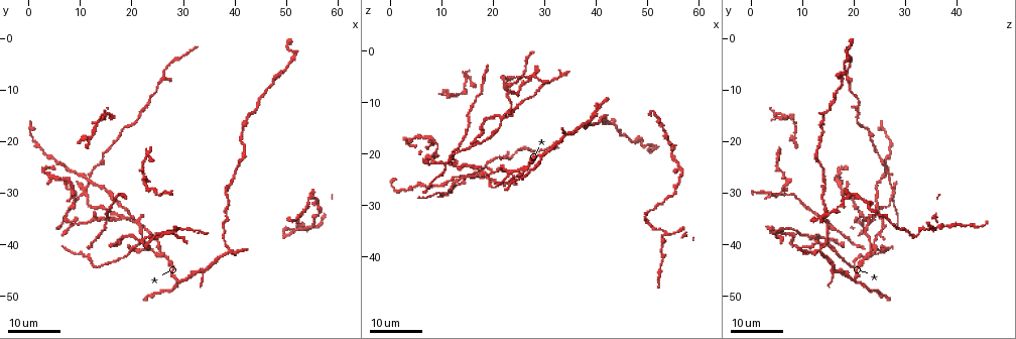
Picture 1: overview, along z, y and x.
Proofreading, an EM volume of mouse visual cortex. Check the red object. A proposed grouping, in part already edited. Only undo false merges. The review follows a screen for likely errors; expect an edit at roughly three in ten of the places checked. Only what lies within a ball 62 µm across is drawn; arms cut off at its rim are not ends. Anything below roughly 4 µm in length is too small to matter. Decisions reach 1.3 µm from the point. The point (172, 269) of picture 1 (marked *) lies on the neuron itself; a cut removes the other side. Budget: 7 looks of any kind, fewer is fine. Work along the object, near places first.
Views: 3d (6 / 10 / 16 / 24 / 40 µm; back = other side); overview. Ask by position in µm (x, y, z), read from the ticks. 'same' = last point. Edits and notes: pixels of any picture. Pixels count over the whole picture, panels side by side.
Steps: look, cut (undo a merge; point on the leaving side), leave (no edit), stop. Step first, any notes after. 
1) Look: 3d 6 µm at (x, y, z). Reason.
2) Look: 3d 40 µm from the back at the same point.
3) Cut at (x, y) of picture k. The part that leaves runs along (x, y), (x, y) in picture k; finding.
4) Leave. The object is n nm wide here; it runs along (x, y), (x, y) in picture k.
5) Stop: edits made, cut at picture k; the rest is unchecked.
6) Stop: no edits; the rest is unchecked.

Look: 3d 24 µm at (20.0, 35.5, 23.0). Side arm on a straight run.

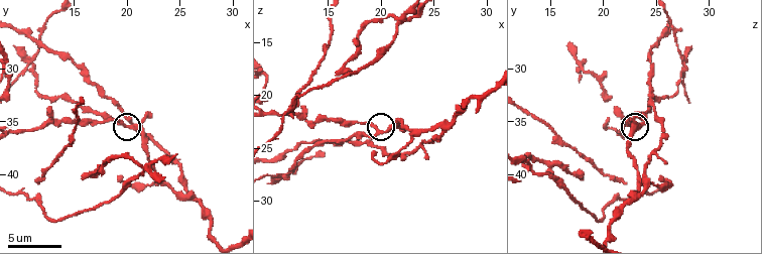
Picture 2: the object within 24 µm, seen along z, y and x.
Look: 3d 6 µm at (19.8, 35.2, 23.2).

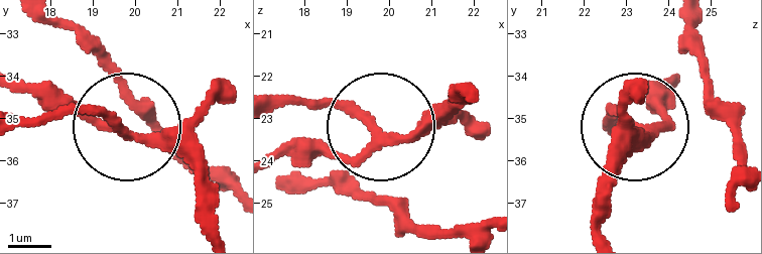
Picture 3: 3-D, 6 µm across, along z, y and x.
Leave. The object is 210 nm wide here; one neuron here.

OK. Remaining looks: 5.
Look: 3d 6 µm at (21.6, 39.4, 12.8). Four arms meet.

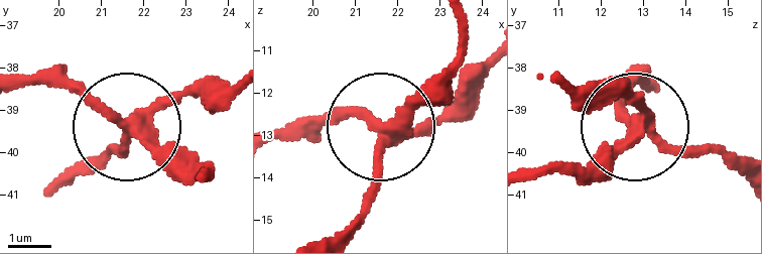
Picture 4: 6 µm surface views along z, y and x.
Cut at (191, 93) of picture 4. The object is 280 nm wide here; the part that leaves runs along (130, 126), (79, 176) in picture 4; a second neuron is stuck on.

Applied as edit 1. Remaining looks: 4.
Look: 3d 24 µm at (49.0, 38.0, 32.0). A narrow waist.

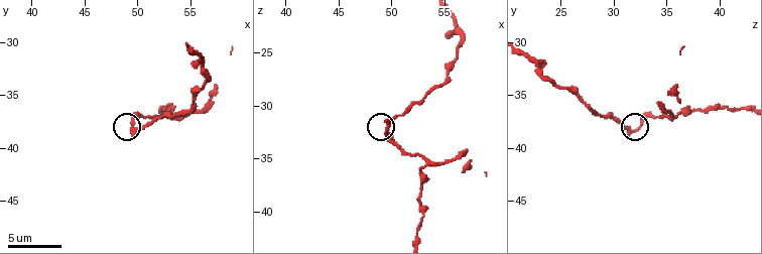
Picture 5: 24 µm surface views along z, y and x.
Look: 3d 6 µm at (49.4, 38.2, 32.4).

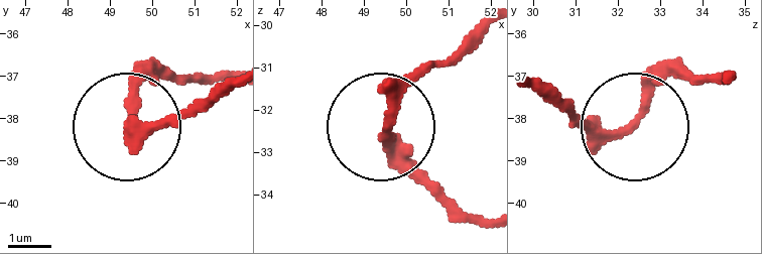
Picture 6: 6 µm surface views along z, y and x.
Leave. 3 arms meet here; it runs along (489, 17), (413, 83), (381, 129), (431, 187) in picture 6; all the same neuron.

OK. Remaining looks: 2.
Stop: edits made, cut at picture 4; the rest is unchecked.

